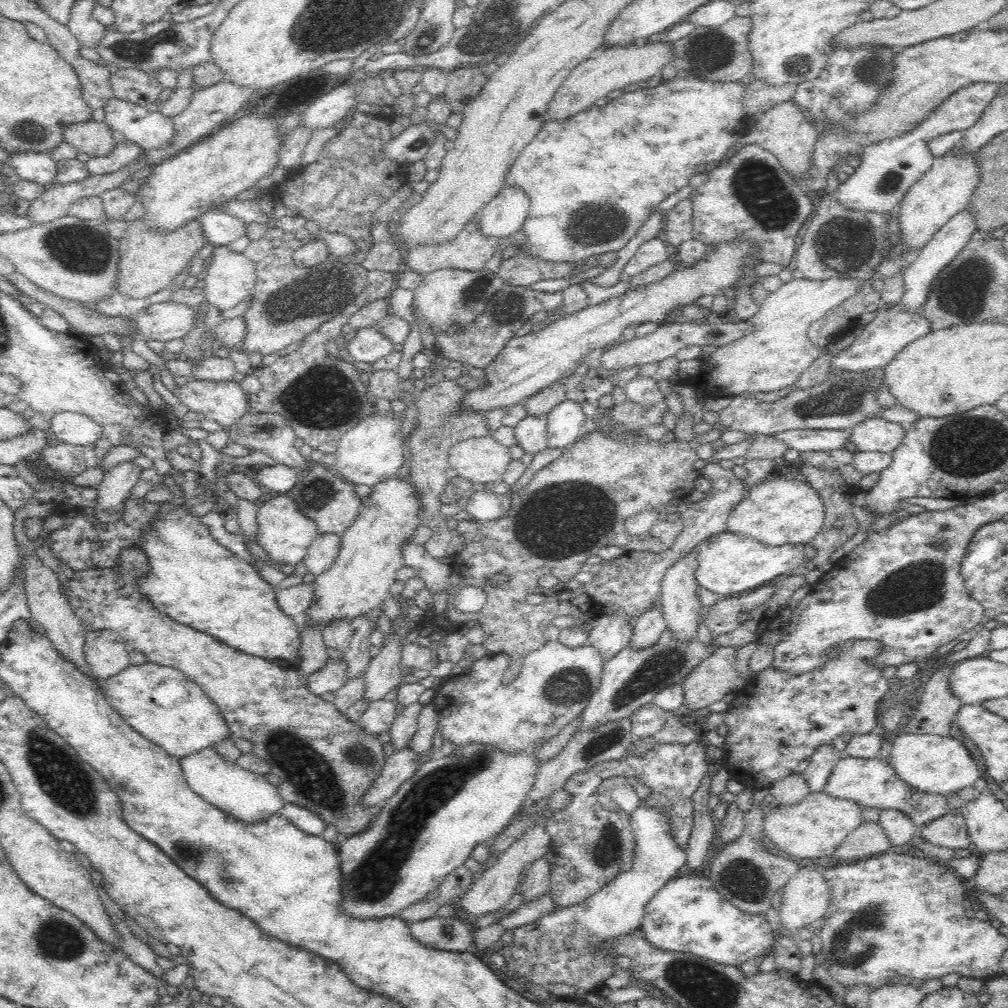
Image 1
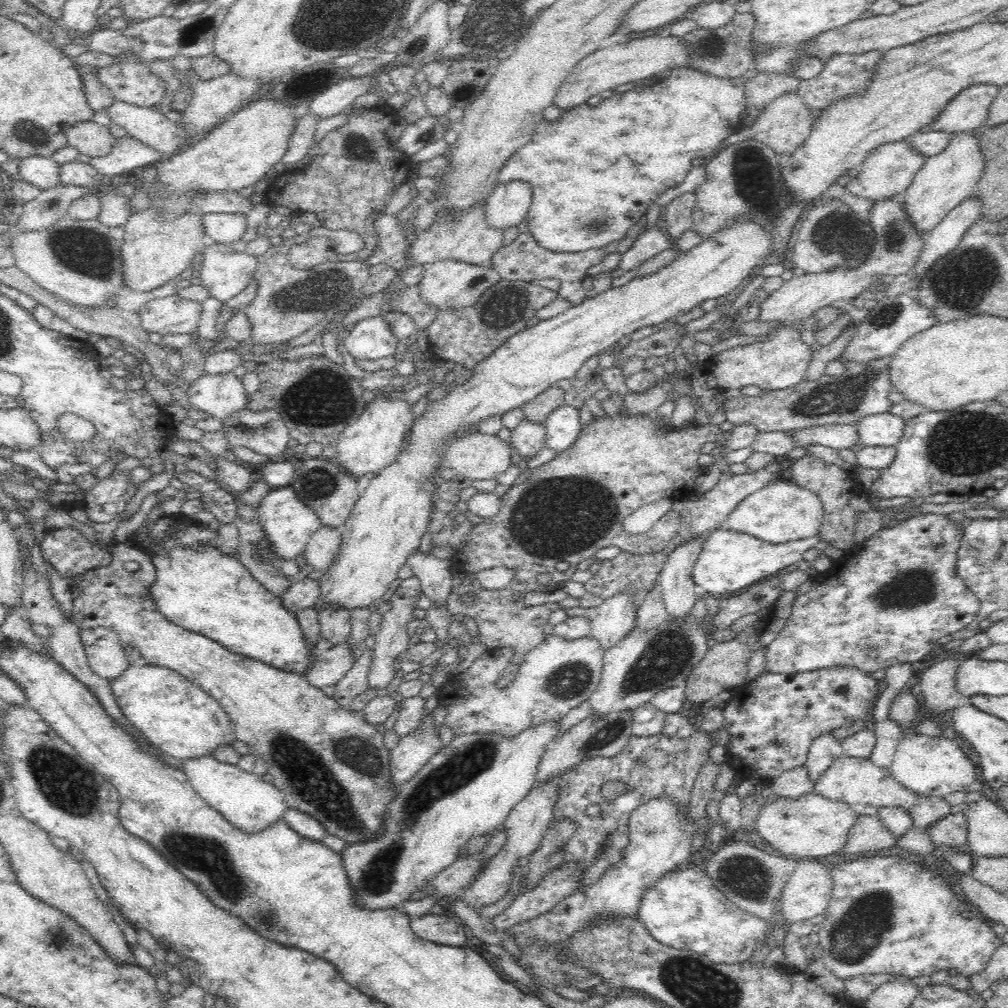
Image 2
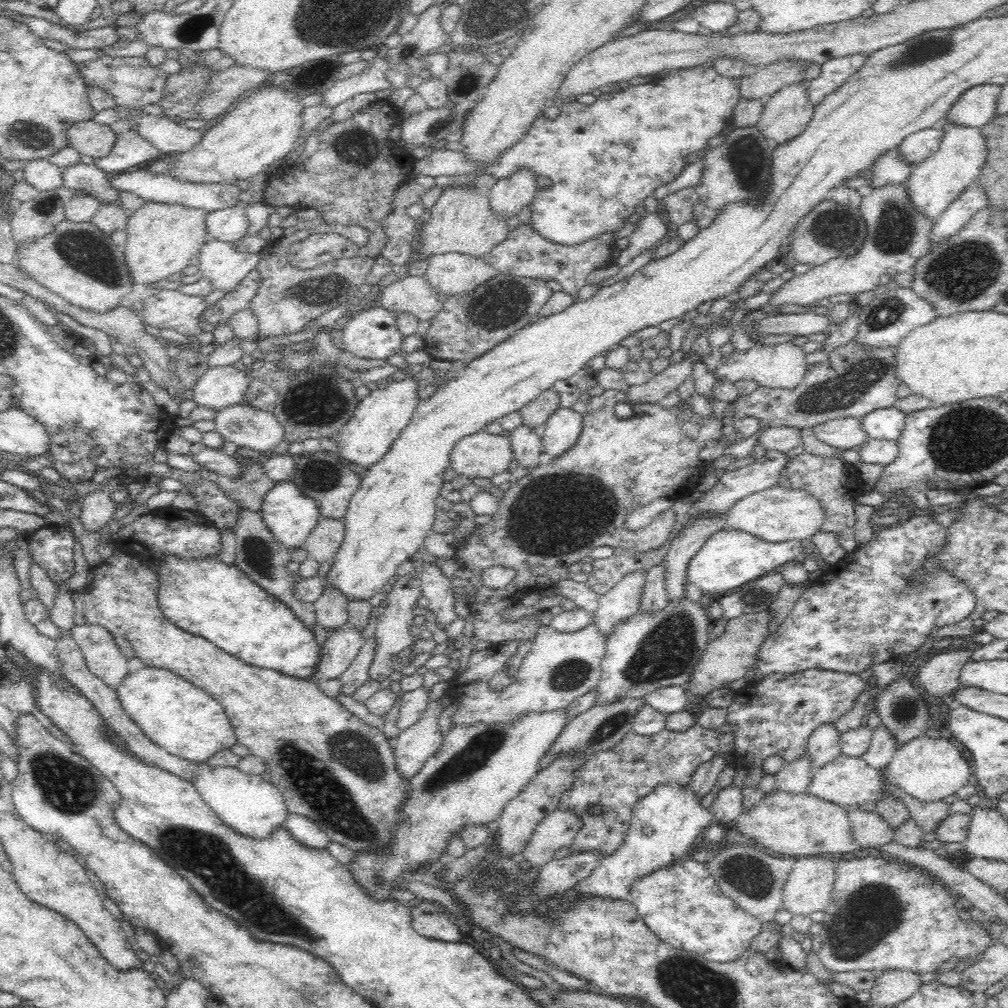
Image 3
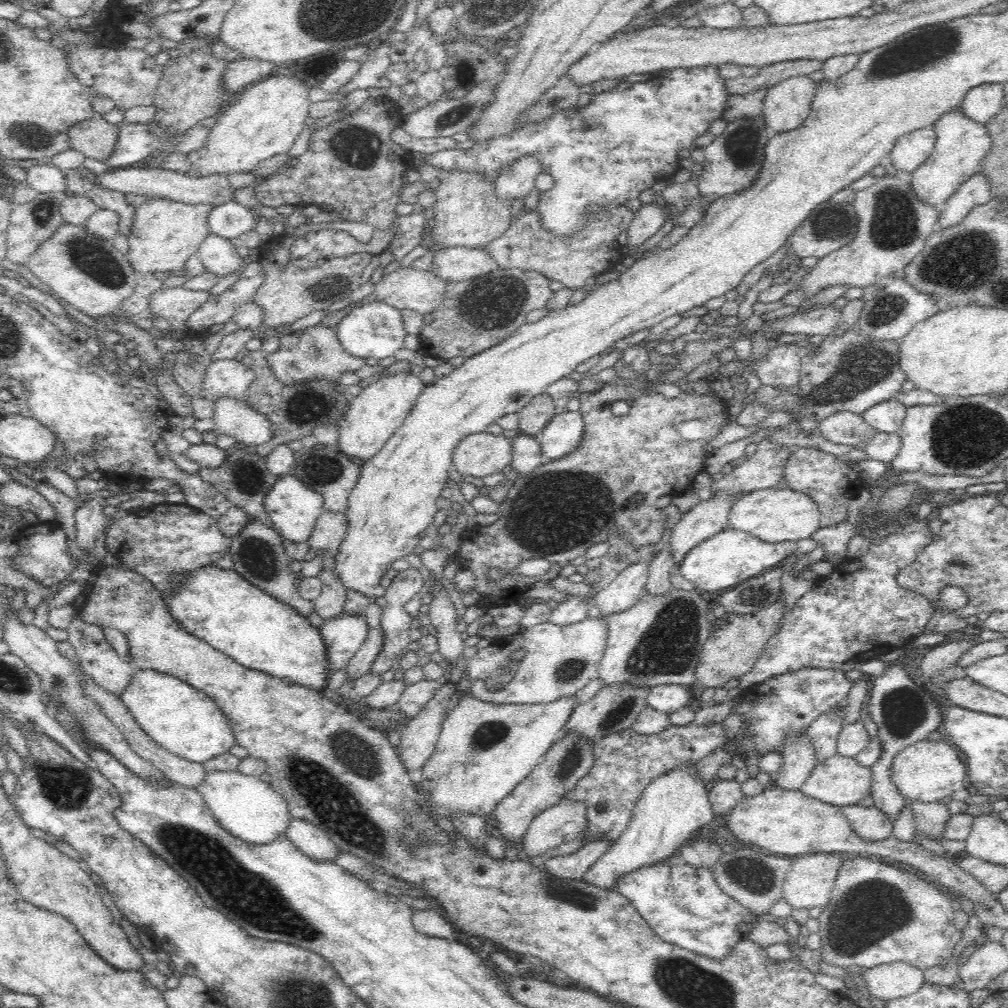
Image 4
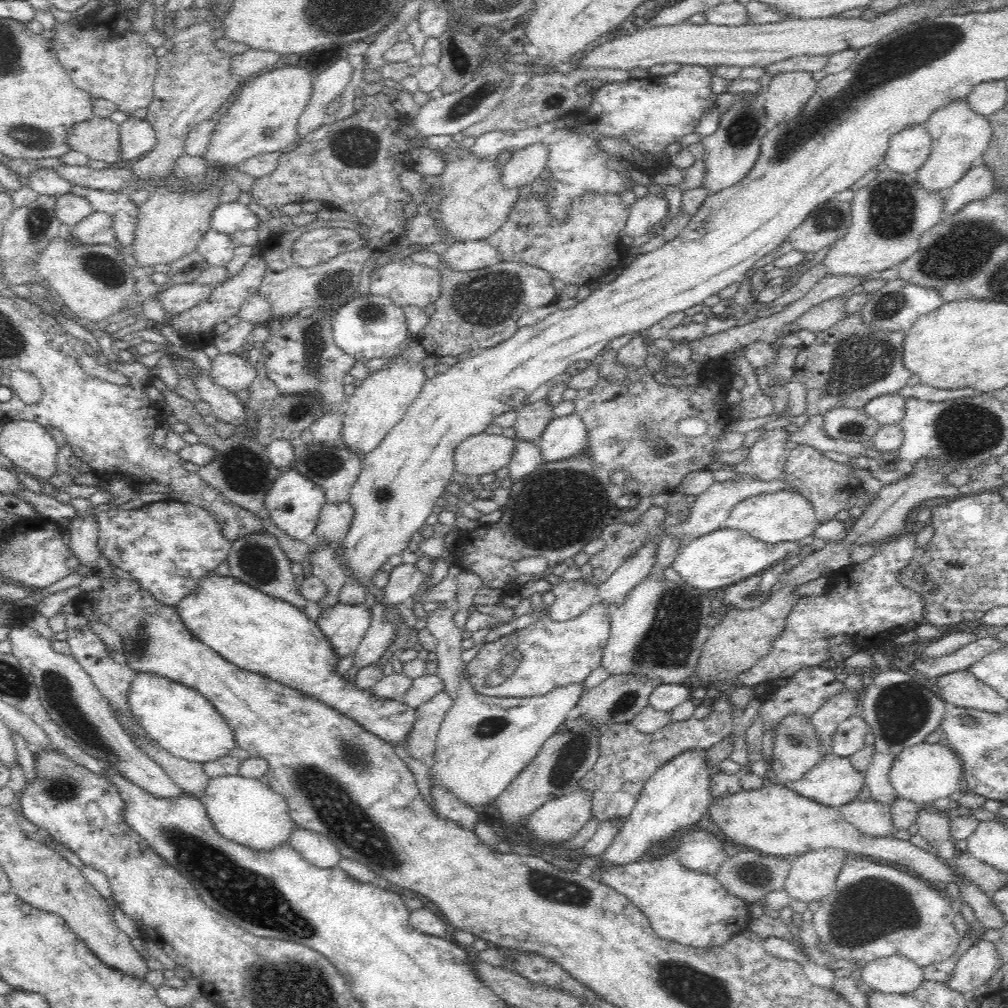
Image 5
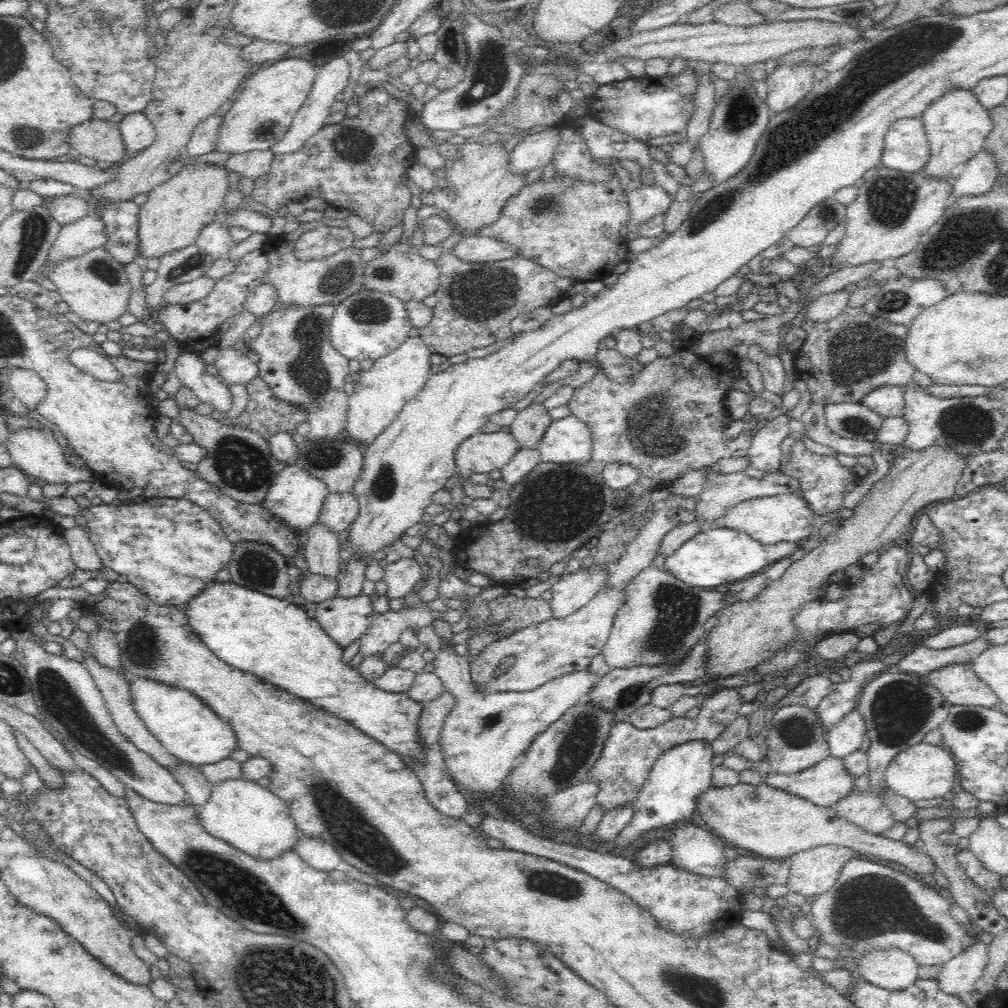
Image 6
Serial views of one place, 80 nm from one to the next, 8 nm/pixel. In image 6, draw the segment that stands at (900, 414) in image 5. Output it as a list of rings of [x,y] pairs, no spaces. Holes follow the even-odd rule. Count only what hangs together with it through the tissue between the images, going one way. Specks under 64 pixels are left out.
[[[896,386],[880,387],[870,391],[863,400],[870,411],[880,415],[882,420],[890,417],[902,417],[905,400],[903,389]]]

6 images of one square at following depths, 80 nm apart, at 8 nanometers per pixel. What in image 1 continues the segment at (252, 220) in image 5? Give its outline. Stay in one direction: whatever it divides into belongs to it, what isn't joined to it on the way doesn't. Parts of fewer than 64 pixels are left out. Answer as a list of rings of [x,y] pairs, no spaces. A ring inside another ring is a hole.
[[[221,208],[205,214],[200,221],[206,243],[217,247],[228,246],[247,234],[247,226],[242,220]]]

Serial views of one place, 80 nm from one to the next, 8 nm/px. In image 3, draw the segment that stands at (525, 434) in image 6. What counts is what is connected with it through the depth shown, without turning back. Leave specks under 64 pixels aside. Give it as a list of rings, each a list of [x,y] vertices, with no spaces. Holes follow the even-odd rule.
[[[553,388],[548,389],[539,394],[532,402],[525,404],[519,410],[523,418],[523,424],[530,428],[541,429],[550,415],[561,407],[560,395]]]

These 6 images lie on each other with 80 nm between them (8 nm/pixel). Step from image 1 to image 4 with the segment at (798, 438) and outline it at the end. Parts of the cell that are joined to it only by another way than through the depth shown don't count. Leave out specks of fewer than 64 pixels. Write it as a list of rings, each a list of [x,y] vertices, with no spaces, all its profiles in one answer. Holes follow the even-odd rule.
[[[837,412],[825,418],[816,428],[820,436],[828,442],[859,448],[874,435],[872,427],[864,417],[850,412]]]

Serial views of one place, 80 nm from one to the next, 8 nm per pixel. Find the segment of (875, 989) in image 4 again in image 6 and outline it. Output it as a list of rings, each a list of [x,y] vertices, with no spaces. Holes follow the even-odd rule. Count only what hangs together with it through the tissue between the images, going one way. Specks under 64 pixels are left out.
[[[902,950],[872,952],[853,962],[858,964],[855,976],[884,990],[906,990],[920,980],[919,965]]]

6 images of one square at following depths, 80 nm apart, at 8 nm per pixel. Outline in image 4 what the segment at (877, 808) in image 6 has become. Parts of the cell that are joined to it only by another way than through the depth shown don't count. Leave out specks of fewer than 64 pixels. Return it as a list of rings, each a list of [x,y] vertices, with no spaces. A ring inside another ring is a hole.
[[[850,805],[842,808],[852,829],[864,842],[880,842],[893,836],[893,822],[876,807]]]

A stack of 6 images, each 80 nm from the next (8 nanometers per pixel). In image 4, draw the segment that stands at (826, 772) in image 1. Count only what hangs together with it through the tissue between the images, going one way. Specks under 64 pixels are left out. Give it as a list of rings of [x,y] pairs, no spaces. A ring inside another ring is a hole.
[[[840,711],[821,714],[808,727],[806,735],[814,750],[816,764],[832,758],[838,752],[837,741],[842,730]]]

